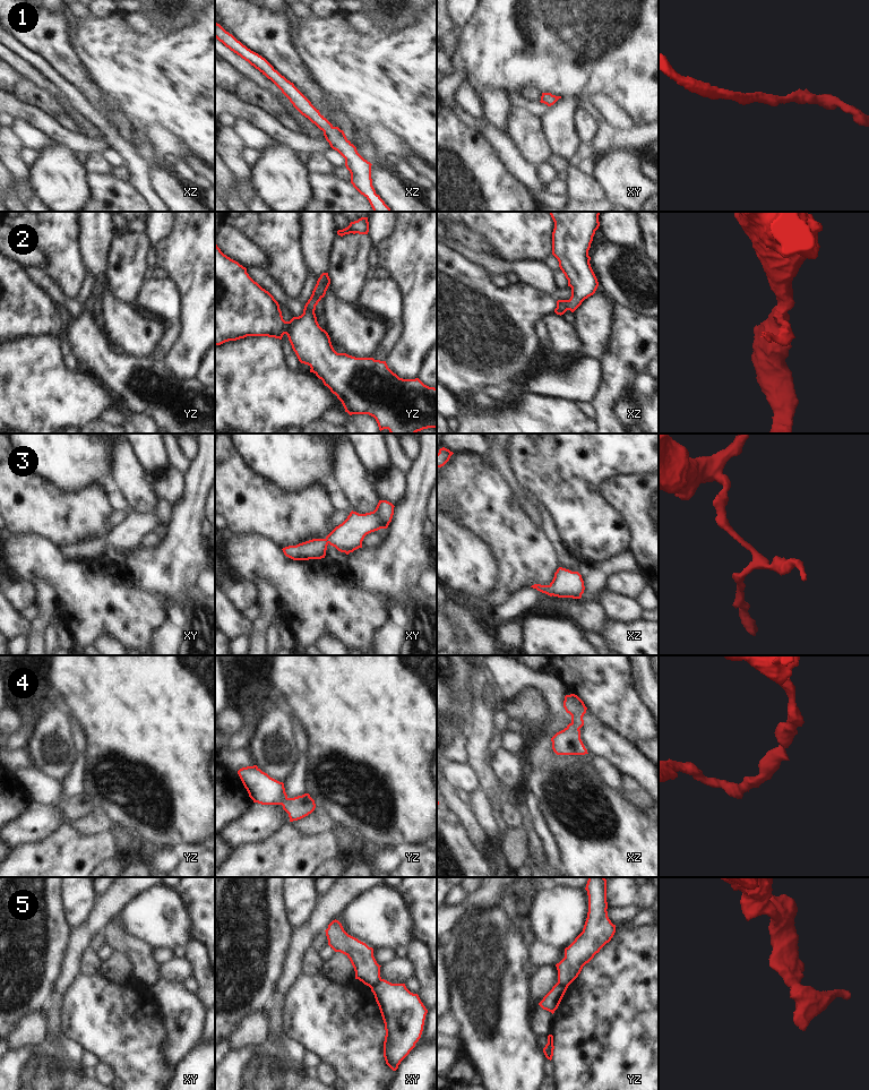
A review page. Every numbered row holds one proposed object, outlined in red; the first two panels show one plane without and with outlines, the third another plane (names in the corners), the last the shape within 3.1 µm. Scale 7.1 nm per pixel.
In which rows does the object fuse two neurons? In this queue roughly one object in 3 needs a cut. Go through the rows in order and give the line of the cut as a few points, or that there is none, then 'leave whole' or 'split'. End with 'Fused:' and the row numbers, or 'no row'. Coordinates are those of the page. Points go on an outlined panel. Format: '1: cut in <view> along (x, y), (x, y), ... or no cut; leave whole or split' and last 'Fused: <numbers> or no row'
1: no cut; leave whole
2: cut in yz along (303, 311), (310, 311), (315, 316); split
3: no cut; leave whole
4: no cut; leave whole
5: cut in xy along (380, 978), (371, 988); split
Fused: 2, 5

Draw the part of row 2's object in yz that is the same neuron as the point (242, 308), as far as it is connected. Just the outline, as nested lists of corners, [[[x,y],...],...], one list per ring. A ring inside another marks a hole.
[[[215,243],[215,345],[247,336],[282,340],[284,334],[299,361],[311,368],[310,372],[337,396],[350,415],[369,414],[376,419],[380,431],[388,429],[390,434],[437,429],[437,388],[424,385],[419,378],[399,378],[386,361],[337,353],[328,333],[309,311],[285,321],[274,297],[249,276],[246,267],[224,255]]]

